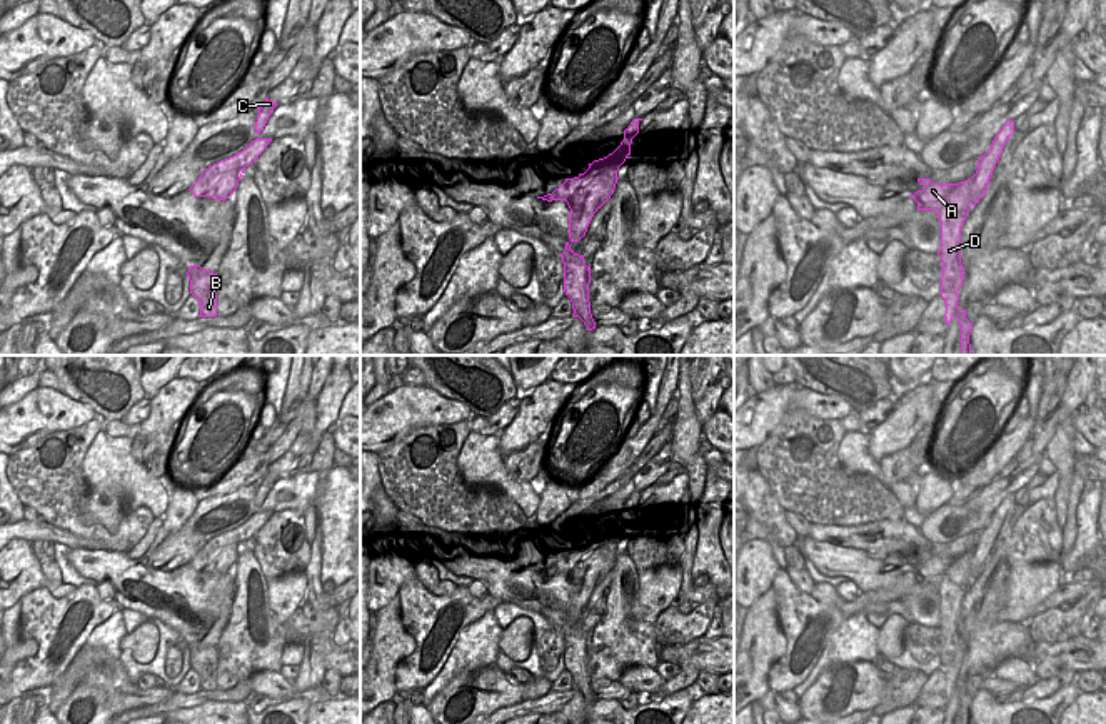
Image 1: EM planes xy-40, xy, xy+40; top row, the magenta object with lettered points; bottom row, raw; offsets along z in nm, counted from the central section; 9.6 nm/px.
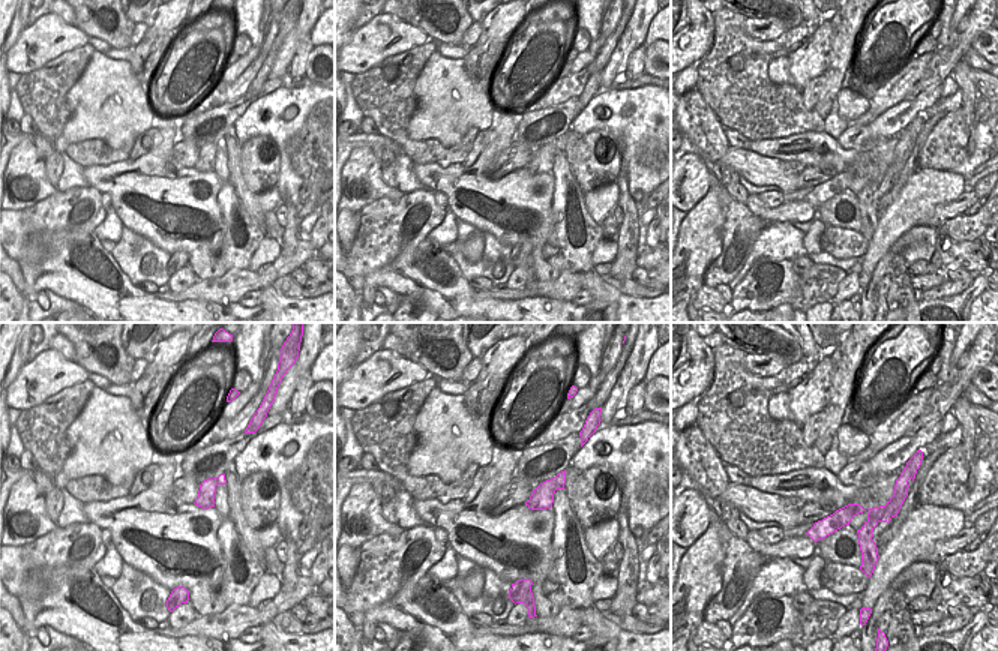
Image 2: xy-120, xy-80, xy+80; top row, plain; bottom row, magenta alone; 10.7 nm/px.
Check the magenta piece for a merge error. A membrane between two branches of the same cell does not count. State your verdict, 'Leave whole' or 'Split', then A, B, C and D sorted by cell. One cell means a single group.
Split. Groups: A B D / C.

